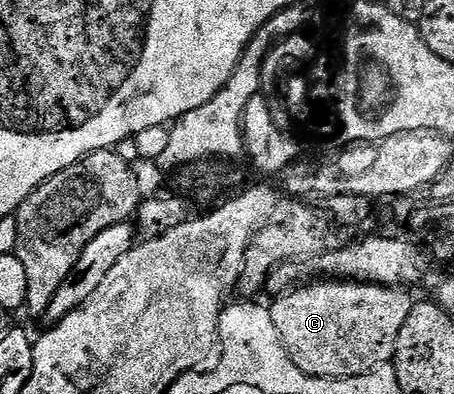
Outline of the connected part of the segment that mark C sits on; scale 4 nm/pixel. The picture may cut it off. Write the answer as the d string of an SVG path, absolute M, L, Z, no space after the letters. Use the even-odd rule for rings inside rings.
M316 279L313 285L301 284L299 287L293 287L286 293L279 294L275 298L276 302L271 302L272 318L274 319L274 327L278 327L278 335L282 339L282 343L286 347L286 351L290 355L290 359L294 363L294 367L298 367L308 377L357 377L358 375L366 375L370 371L374 371L378 367L389 364L395 358L396 348L398 347L398 335L402 332L402 327L406 323L406 318L410 316L414 304L414 297L411 297L409 290L404 287L393 287L390 285L370 285L366 281L346 281L343 279Z

